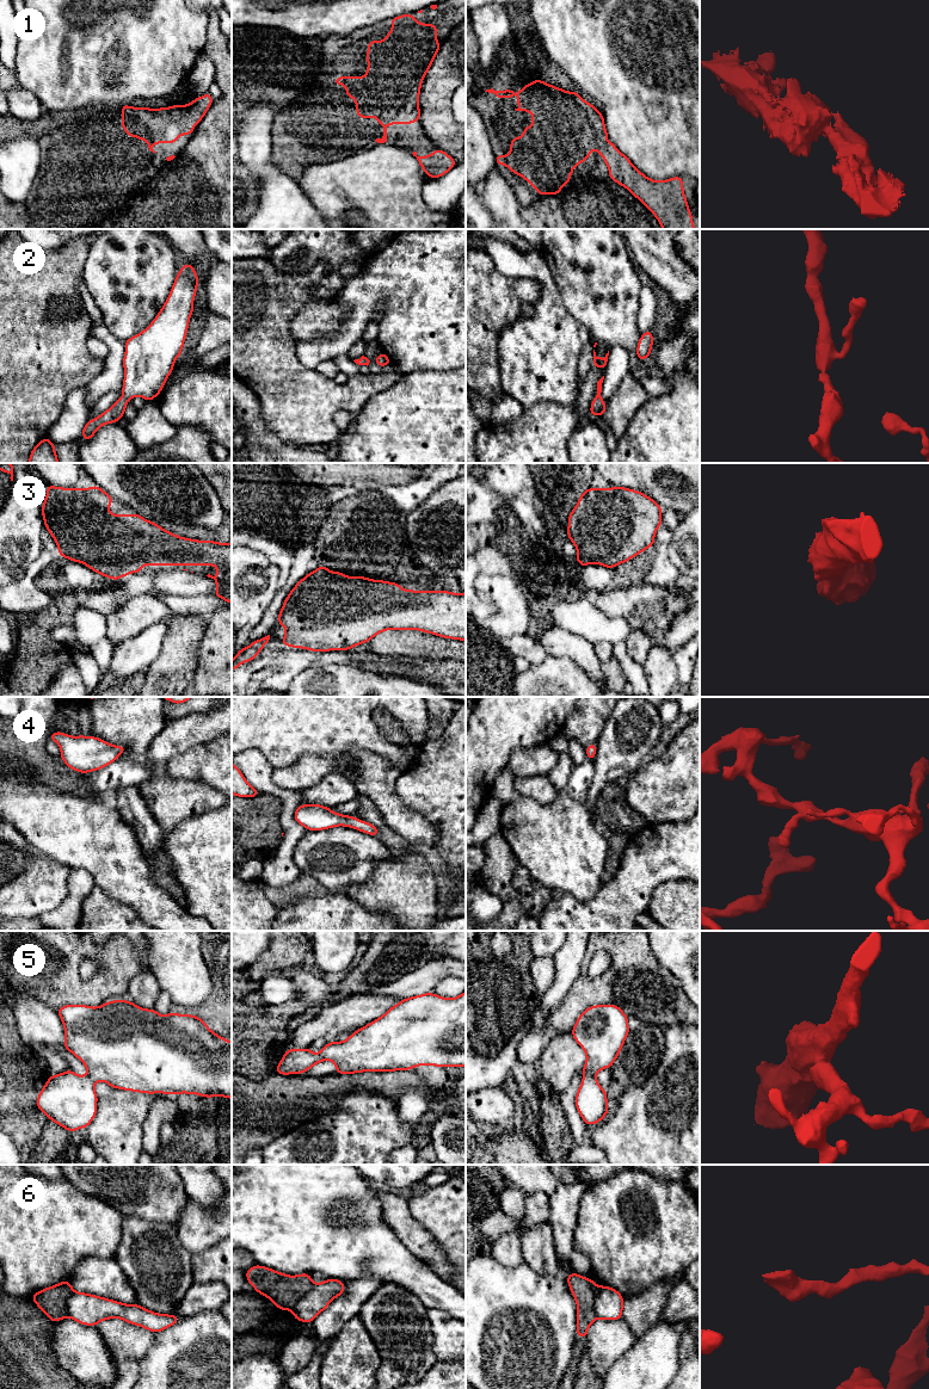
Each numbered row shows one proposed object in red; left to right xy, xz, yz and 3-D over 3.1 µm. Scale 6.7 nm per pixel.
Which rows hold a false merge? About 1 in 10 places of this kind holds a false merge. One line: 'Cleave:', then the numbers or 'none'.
Cleave: 6

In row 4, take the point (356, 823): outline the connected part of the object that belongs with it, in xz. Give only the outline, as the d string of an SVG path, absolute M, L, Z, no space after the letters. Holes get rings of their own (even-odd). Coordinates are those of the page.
M300 804L294 813L294 820L307 831L322 831L337 826L351 827L359 832L377 837L379 828L358 817L338 814L320 804Z

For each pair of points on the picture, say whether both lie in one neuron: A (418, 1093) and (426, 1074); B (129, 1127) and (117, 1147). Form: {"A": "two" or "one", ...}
{"A": "one", "B": "one"}

